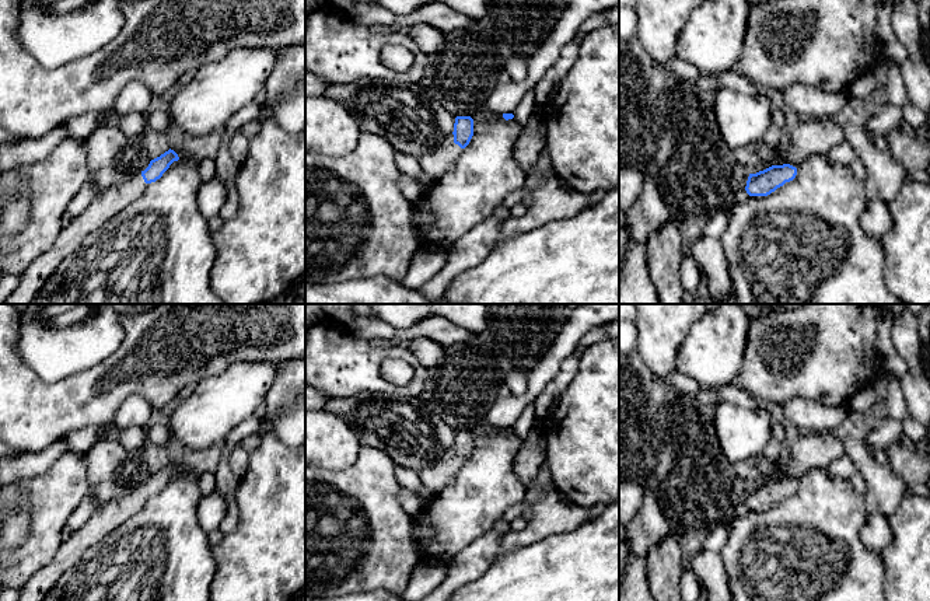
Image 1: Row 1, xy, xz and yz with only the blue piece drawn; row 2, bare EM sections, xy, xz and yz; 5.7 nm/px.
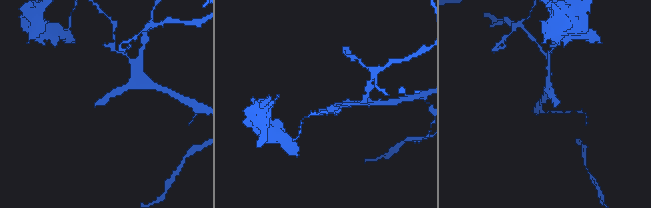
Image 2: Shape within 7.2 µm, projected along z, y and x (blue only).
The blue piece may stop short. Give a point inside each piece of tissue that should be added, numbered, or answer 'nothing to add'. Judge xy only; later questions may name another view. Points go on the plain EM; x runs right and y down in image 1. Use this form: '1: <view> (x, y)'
1: xy (114, 513)

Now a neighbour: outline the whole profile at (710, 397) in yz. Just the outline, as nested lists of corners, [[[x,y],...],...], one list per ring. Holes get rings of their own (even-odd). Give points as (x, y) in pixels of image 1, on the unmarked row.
[[[699,389],[699,392],[695,395],[695,399],[698,403],[707,403],[707,405],[714,405],[717,406],[721,399],[716,389]]]

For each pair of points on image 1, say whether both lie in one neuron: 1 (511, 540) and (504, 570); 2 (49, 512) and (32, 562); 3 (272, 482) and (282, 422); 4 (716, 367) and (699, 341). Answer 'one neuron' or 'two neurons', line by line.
1: two neurons
2: one neuron
3: two neurons
4: one neuron

